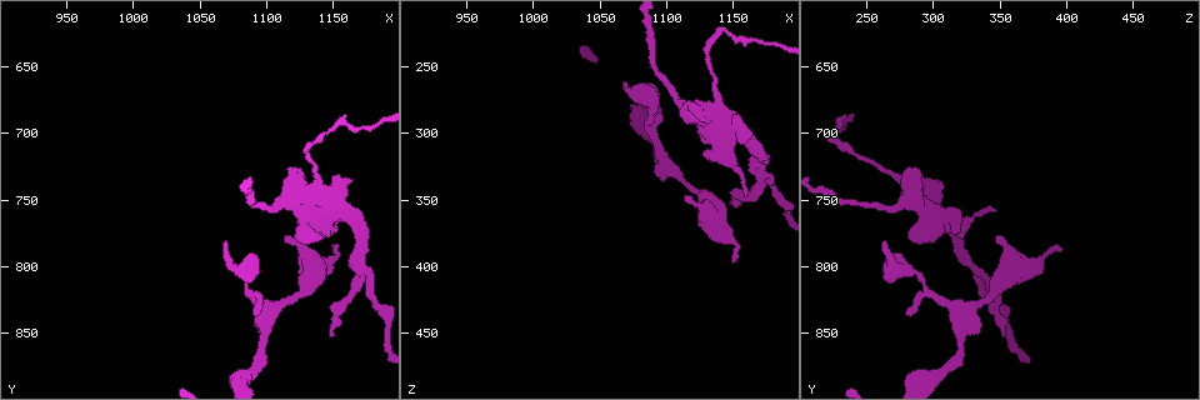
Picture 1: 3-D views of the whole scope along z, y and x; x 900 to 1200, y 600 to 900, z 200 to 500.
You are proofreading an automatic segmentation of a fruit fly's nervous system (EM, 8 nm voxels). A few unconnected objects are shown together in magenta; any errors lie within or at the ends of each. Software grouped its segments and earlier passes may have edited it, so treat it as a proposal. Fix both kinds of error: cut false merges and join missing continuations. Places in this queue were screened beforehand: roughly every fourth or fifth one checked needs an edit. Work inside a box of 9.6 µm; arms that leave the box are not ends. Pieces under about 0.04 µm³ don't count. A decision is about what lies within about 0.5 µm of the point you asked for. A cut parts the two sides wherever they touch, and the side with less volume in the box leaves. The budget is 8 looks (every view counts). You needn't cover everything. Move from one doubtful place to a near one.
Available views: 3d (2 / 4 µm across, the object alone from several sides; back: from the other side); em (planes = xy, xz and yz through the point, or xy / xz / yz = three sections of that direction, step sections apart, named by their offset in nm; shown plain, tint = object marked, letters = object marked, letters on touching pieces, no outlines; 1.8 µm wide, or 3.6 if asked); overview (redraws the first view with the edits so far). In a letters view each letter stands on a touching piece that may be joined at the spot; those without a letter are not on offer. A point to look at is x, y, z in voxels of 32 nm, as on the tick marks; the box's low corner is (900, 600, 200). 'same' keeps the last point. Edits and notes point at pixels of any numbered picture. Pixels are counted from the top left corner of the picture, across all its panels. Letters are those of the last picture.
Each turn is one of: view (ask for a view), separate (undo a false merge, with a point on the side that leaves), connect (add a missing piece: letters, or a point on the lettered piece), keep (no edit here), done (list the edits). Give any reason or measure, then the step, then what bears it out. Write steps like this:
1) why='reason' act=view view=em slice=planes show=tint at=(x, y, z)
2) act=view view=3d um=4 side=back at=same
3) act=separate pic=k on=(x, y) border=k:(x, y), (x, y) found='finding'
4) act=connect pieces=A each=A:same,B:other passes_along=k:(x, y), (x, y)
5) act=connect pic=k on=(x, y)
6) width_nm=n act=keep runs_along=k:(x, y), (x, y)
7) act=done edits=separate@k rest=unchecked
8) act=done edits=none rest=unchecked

why='branch point' act=view view=3d um=2 side=back at=(1172, 802, 330)

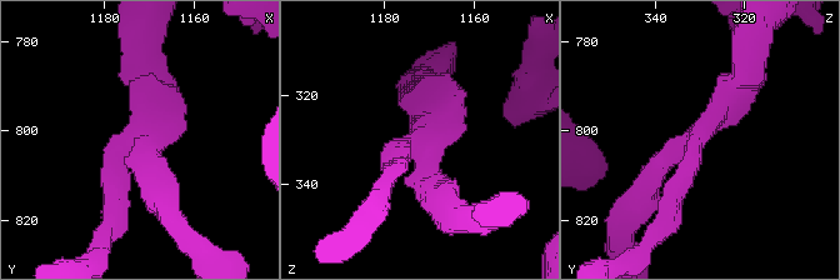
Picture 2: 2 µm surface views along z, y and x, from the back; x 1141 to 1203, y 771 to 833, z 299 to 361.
arms=3 arm_widths_nm=160,220,240 why='shape alone is not enough' act=view view=em slice=planes show=letters at=(1173, 802, 331)

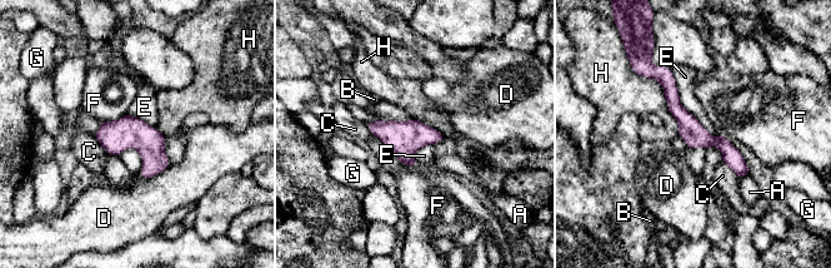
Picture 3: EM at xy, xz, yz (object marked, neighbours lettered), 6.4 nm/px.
longest_contact=E:550nm act=keep each=A:other,B:other,C:other,D:other,E:other,F:other,G:other,H:other found='one neuron here'

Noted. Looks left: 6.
why='free end' act=view view=em slice=xz step=4 show=letters at=(1070, 782, 262)

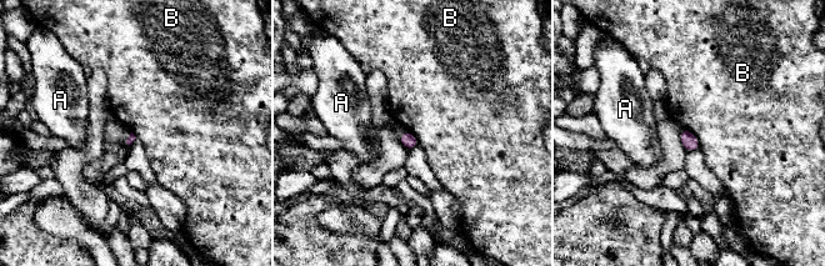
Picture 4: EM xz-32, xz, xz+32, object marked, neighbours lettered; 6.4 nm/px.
why='another direction' act=view view=em slice=xy step=8 show=letters at=same

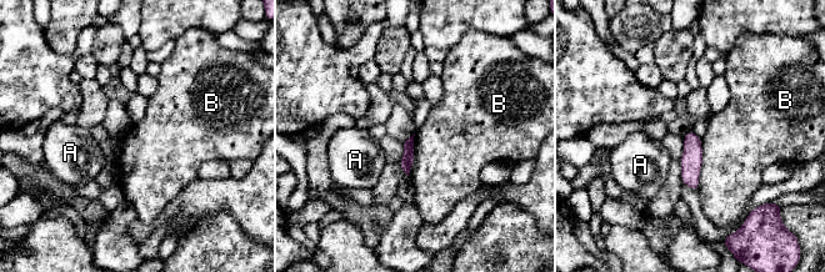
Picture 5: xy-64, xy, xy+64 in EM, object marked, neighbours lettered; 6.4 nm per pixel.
act=keep each=A:other,B:other border=5:(701, 139), (701, 169), (696, 190) found='no lettered piece goes on from it'

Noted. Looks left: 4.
why='branch stops here' act=view view=em um=3.6 slice=yz step=16 show=tint at=(1148, 854, 352)

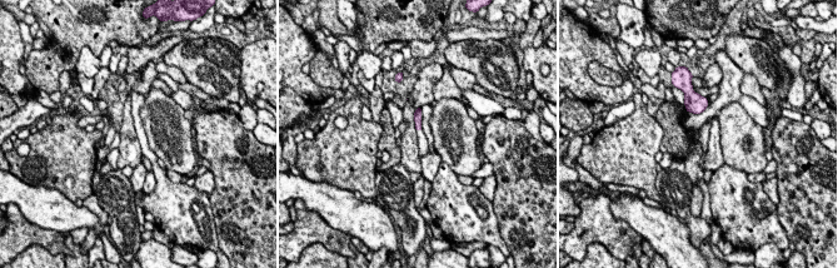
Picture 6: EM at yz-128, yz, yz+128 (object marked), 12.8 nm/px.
why='cut it another way' act=view view=em um=3.6 slice=planes show=letters at=same

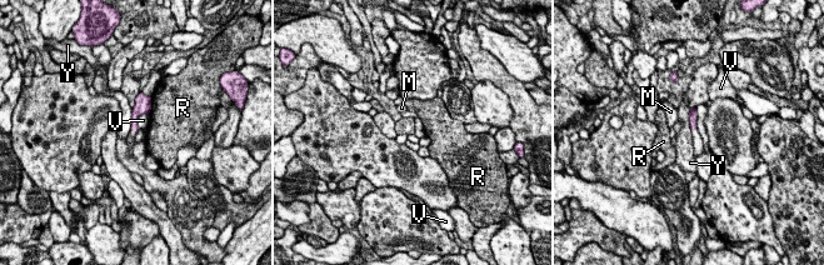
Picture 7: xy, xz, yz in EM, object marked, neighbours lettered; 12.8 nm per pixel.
act=keep each=M:other,R:other,V:other,Y:other runs_along=7:(694, 109), (693, 129) found='none of them fits'

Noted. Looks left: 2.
act=done edits=none rest=unchecked

